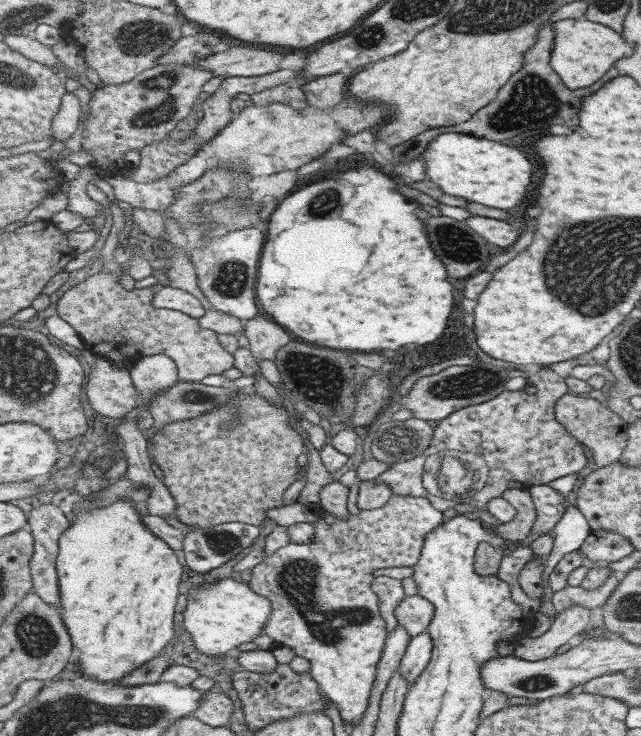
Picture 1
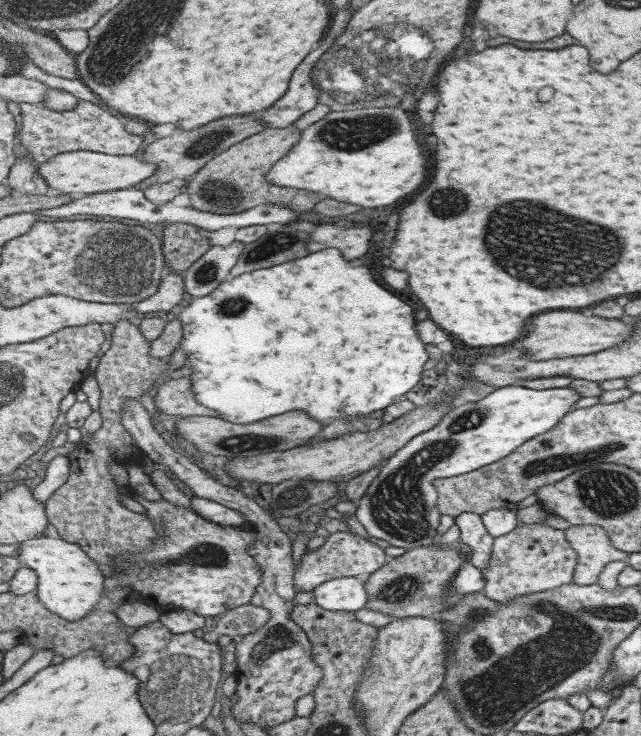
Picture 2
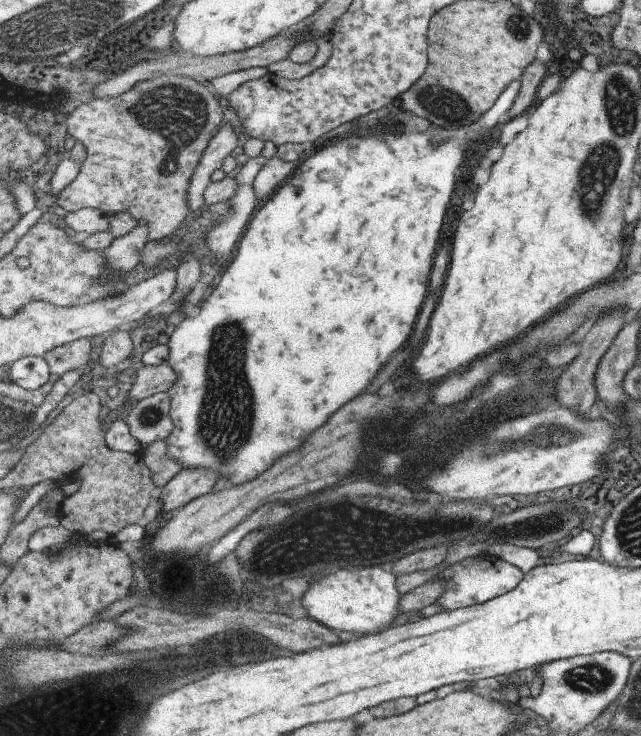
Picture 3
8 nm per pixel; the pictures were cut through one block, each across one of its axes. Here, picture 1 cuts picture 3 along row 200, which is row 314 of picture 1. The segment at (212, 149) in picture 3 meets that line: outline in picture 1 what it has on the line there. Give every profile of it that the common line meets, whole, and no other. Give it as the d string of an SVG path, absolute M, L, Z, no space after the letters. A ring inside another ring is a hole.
M161 287L156 292L154 305L157 308L170 308L200 319L205 316L206 308L200 298L181 288Z

